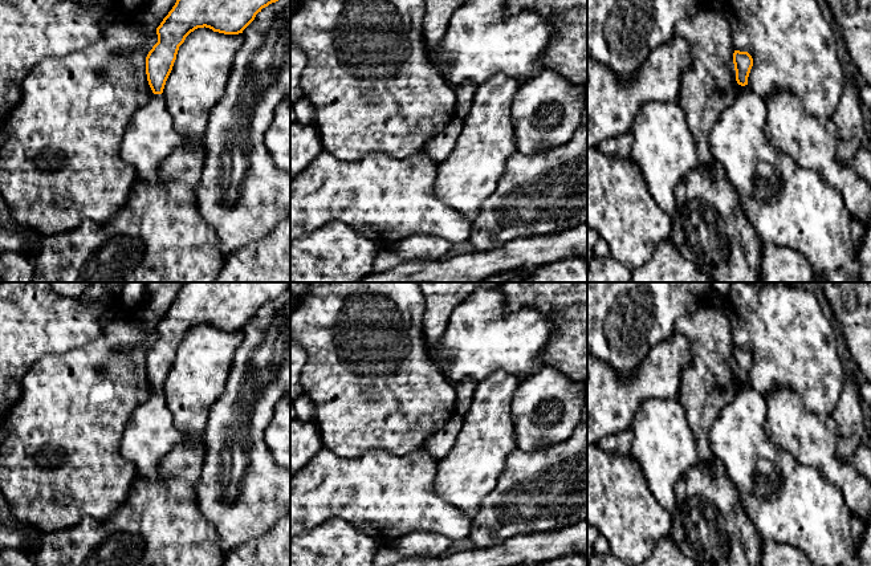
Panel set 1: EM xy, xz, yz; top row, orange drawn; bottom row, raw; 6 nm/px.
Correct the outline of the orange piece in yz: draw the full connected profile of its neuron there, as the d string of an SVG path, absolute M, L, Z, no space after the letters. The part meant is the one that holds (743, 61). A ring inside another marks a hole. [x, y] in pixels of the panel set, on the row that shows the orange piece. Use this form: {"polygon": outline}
{"polygon": "M734 50L733 64L736 70L736 81L738 85L748 85L748 77L753 66L753 58L748 52Z"}

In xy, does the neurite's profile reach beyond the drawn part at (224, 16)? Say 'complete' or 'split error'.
complete

